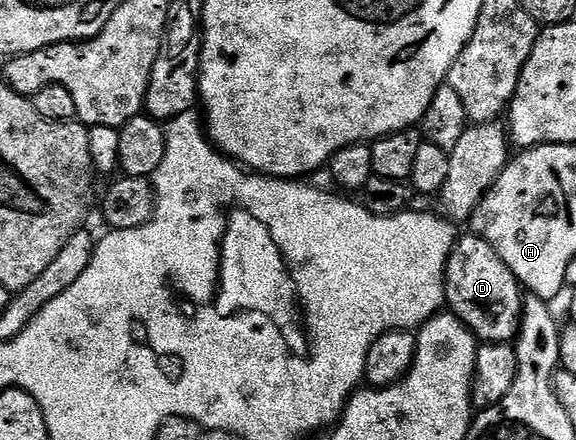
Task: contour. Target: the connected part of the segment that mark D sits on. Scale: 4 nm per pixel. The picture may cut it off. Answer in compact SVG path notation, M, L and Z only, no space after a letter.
M473 232L455 241L446 262L443 282L447 309L483 343L511 343L522 314L522 286L495 249Z

